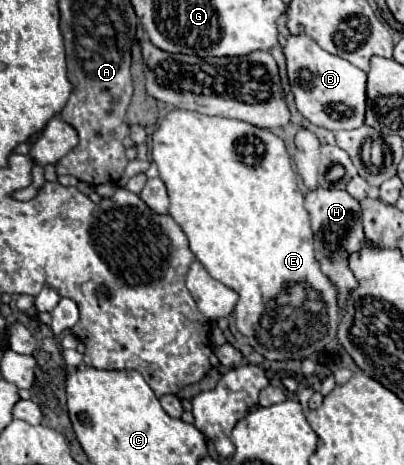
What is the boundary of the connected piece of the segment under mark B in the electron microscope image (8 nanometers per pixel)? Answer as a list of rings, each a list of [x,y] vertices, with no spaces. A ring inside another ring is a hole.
[[[290,36],[284,44],[288,62],[288,80],[296,96],[298,112],[316,126],[326,130],[354,130],[364,124],[366,114],[366,72],[352,66],[348,60],[320,50],[312,38]]]

